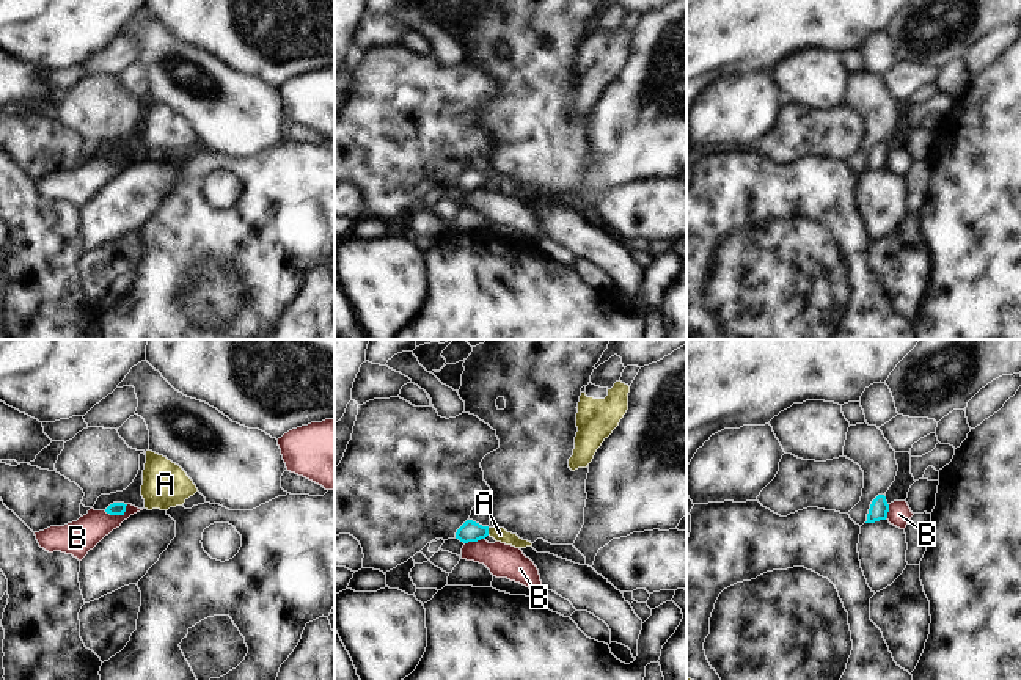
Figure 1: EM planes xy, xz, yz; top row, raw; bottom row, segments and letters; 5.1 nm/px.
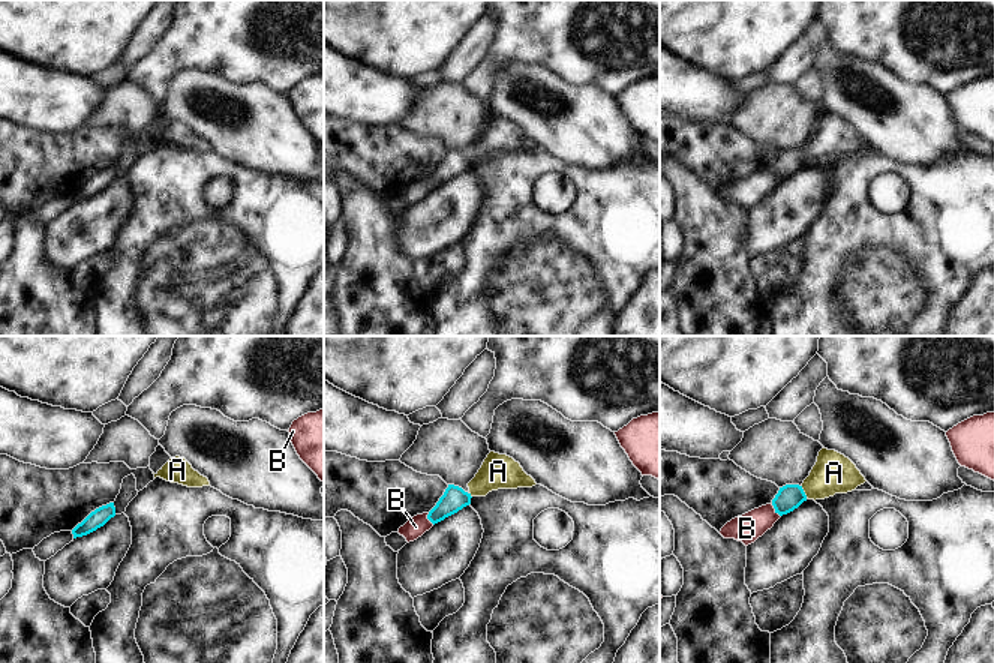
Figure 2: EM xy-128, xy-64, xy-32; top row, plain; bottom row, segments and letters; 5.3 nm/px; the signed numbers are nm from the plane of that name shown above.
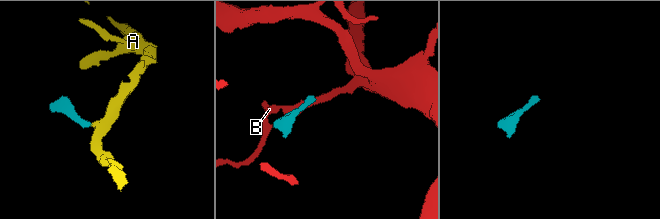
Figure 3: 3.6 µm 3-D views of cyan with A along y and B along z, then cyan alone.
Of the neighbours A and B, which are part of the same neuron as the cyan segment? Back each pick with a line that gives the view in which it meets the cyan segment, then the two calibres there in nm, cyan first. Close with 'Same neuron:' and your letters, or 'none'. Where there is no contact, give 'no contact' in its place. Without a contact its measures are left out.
A: meets cyan in xz; 110 nm thick on the cyan side, 80 nm on the other
Same neuron: A

